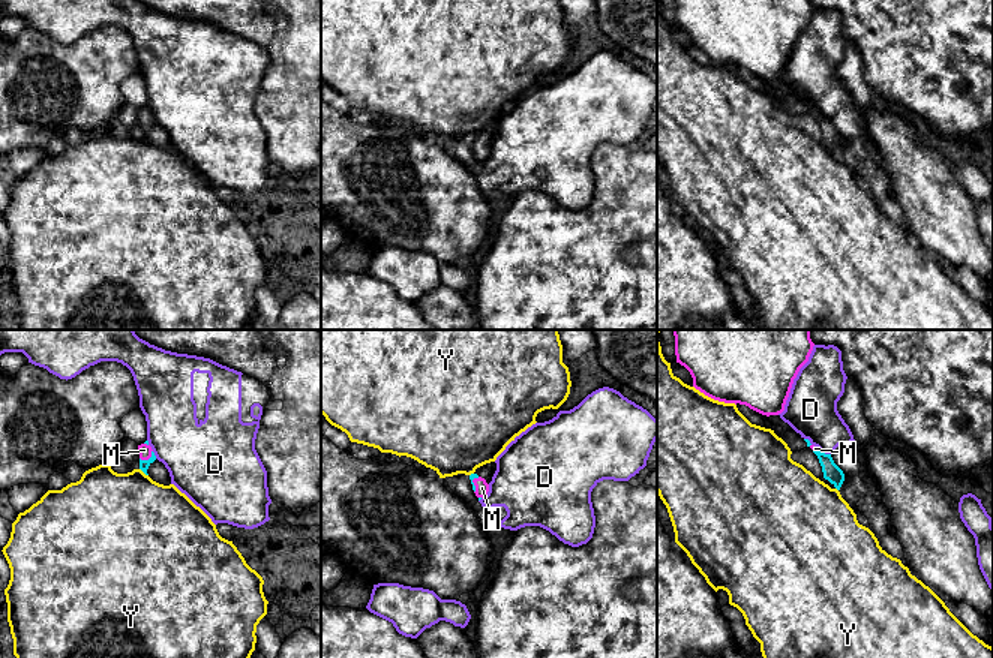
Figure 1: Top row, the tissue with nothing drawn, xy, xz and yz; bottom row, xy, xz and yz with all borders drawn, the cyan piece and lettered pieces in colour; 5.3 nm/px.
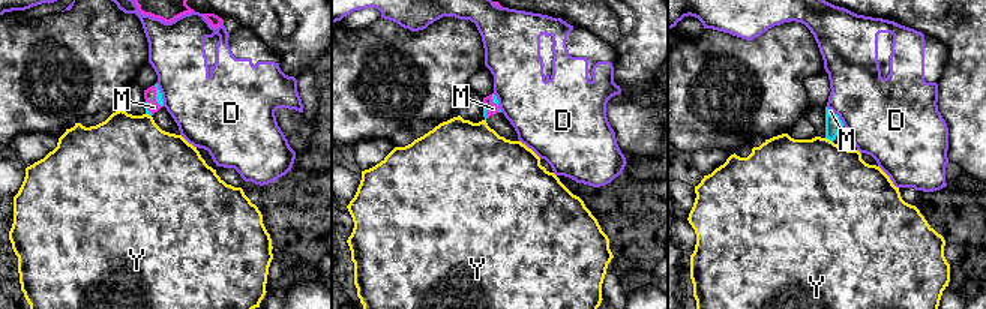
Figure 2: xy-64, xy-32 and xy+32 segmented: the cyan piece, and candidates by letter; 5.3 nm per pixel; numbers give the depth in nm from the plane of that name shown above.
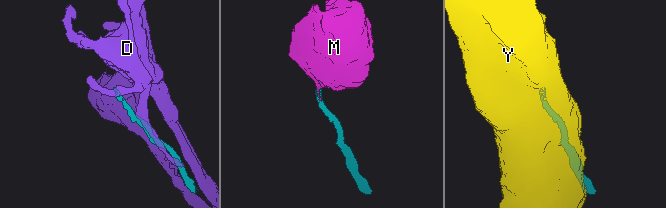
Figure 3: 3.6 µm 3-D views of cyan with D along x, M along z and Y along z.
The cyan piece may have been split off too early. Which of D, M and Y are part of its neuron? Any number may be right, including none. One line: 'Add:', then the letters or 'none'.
Add: M

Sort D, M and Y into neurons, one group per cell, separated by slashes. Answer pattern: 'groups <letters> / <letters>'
groups D / M / Y

